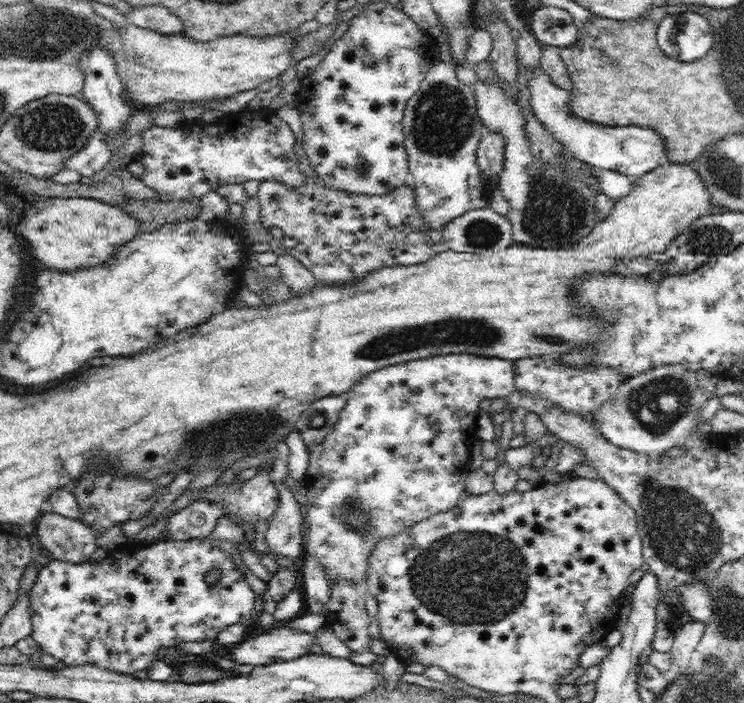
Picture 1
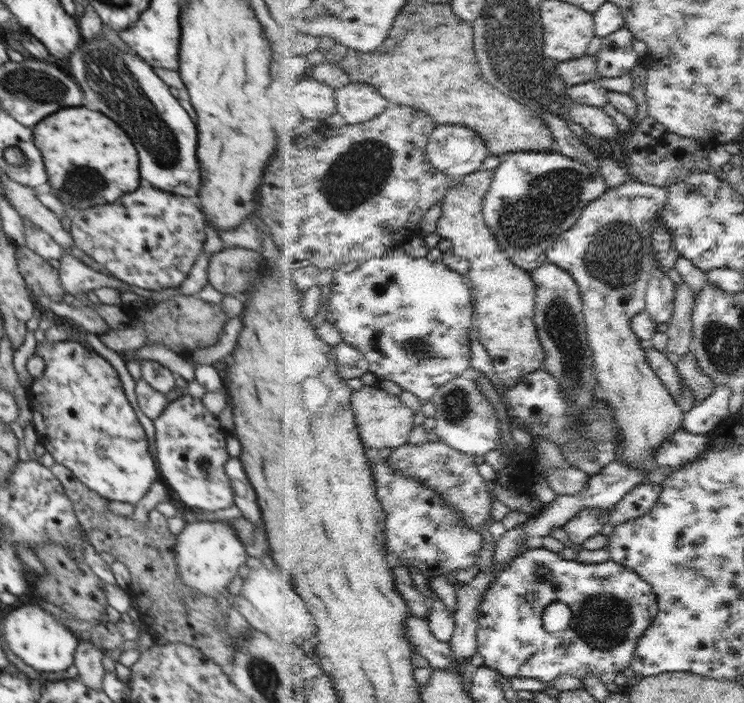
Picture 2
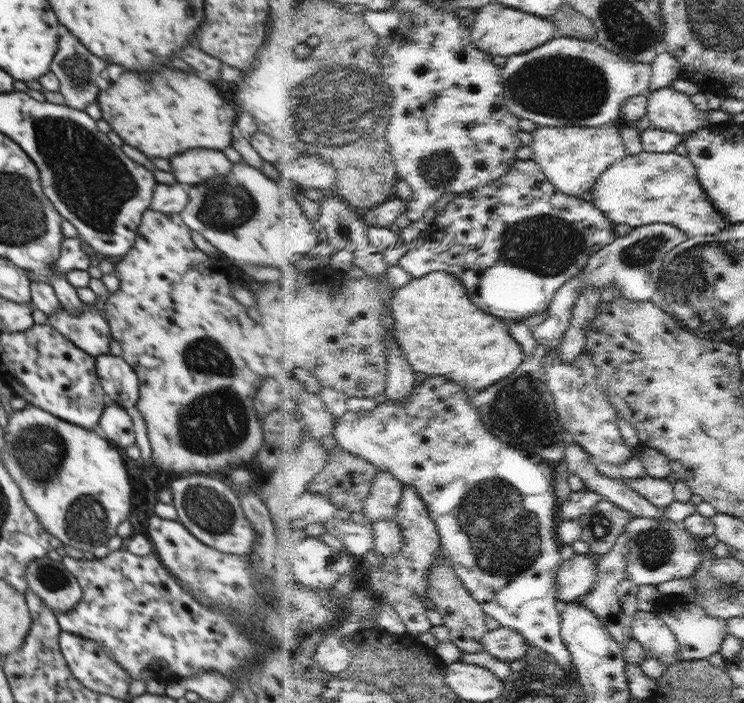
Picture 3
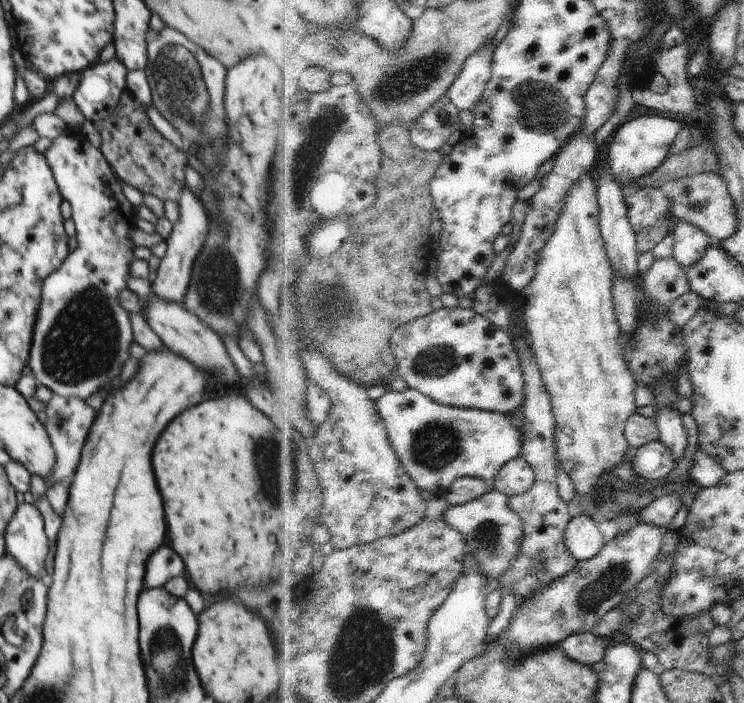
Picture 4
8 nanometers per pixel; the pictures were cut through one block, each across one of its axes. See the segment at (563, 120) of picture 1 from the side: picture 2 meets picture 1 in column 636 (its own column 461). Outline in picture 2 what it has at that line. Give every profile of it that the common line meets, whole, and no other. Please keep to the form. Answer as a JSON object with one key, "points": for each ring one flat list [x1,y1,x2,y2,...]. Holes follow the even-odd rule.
{"points":[[460,124,438,125,428,145,428,156,434,163,434,166,443,170,450,179,463,179,479,171,482,169,484,160,490,155,491,150,482,136,475,130,472,130,471,127]]}

